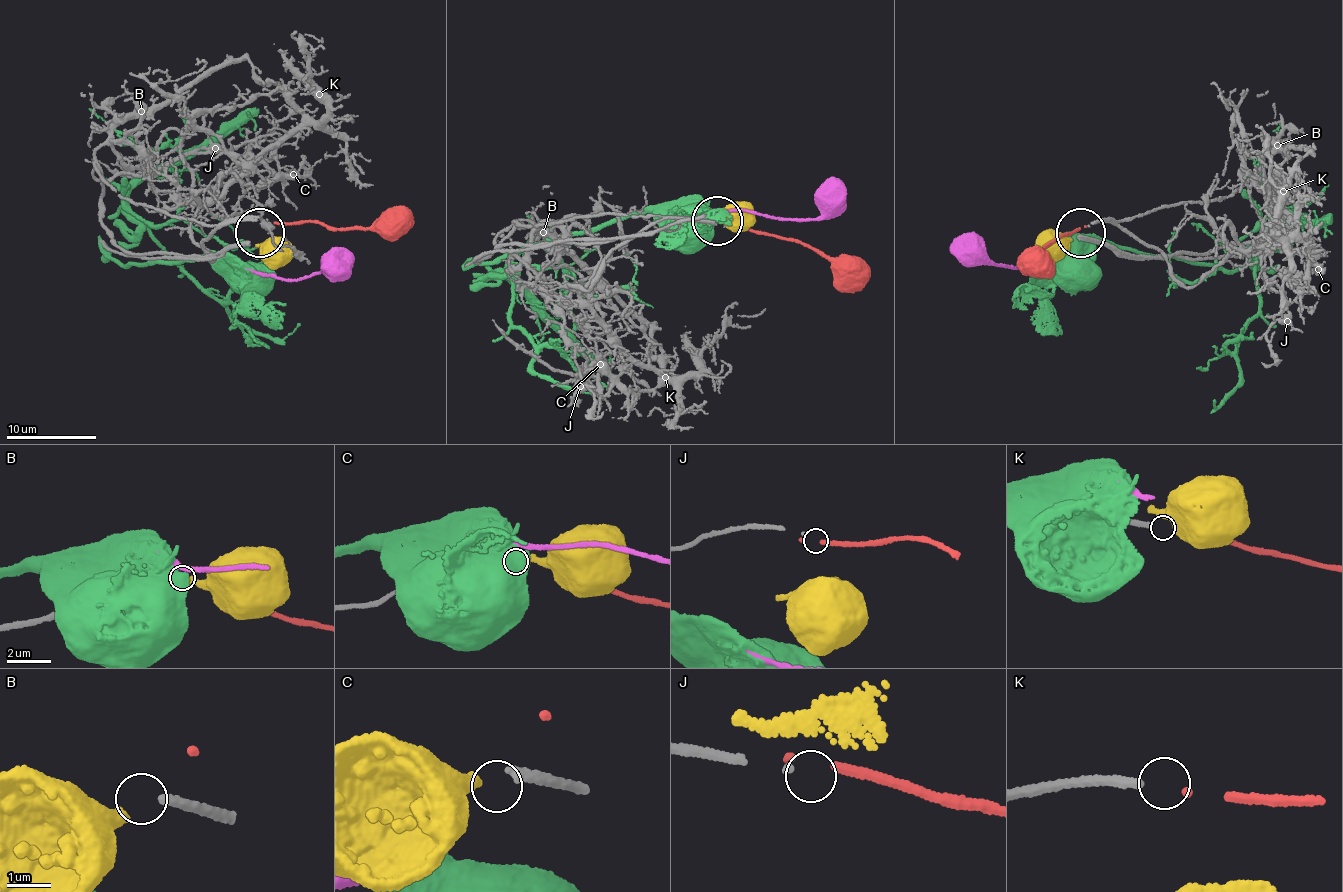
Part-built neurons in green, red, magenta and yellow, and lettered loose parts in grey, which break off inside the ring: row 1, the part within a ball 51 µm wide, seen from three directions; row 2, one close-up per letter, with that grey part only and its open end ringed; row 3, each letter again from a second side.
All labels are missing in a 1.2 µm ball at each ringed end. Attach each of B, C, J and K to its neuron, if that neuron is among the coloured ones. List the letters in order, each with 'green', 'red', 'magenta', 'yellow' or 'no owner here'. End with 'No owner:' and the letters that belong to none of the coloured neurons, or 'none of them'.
B: no owner here
C: yellow
J: no owner here
K: red
No owner: B, J

